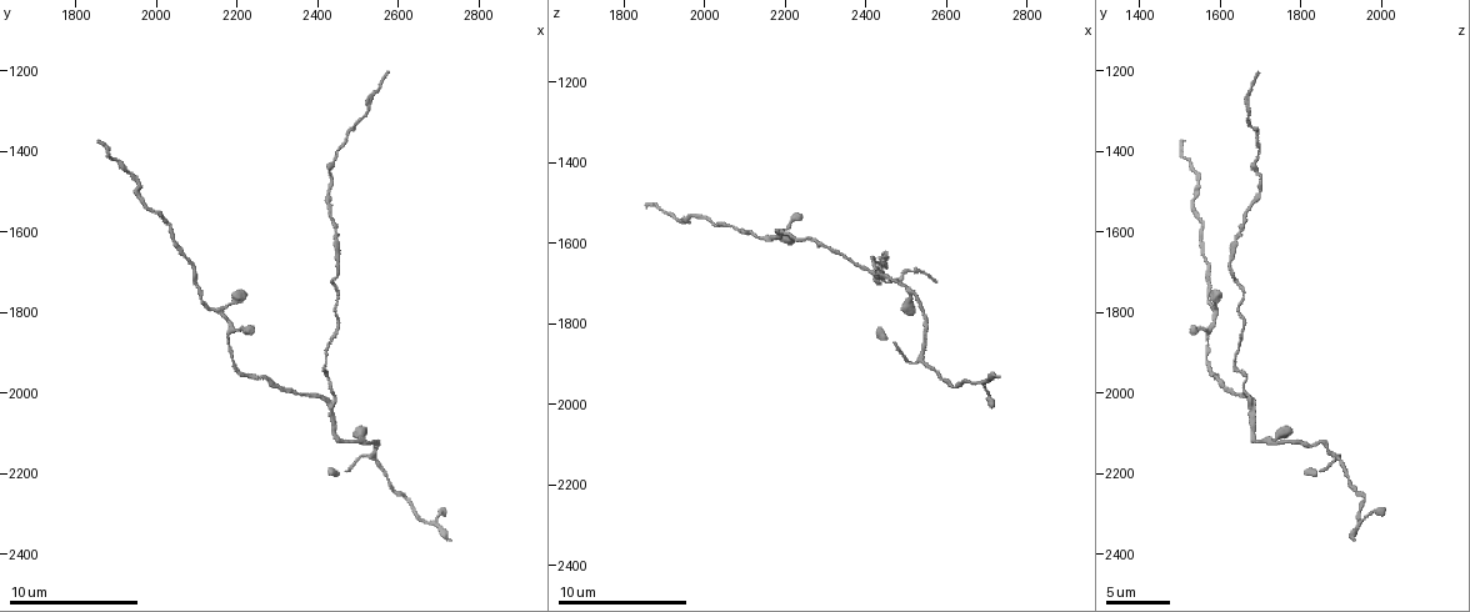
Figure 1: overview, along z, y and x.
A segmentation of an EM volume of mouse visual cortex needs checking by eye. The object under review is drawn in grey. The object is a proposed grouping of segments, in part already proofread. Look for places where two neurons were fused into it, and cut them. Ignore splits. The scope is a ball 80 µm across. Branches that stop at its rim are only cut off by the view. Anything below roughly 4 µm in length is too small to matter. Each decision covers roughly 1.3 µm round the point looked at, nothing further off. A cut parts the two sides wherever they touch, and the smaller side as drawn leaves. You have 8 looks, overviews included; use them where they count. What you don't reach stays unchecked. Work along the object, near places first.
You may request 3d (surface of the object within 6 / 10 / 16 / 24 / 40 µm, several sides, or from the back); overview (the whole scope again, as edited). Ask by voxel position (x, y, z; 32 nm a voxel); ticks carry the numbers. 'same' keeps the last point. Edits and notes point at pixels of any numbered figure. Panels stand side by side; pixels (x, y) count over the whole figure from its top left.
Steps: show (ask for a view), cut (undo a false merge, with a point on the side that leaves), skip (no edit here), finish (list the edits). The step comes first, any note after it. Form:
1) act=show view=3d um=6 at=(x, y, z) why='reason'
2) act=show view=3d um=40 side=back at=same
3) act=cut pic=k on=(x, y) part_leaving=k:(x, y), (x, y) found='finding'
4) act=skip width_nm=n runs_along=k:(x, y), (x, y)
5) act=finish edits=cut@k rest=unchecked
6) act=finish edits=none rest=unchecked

act=show view=3d um=16 at=(2520, 2120, 1740) why='sudden change in width'

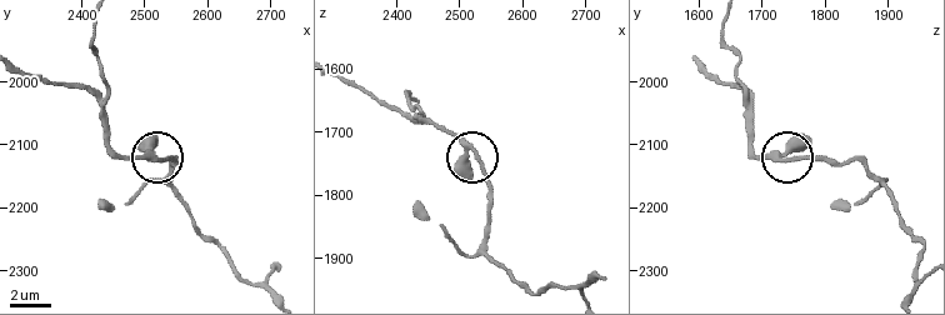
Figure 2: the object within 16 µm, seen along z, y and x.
act=skip arms=3 runs_along=2:(409, 116), (443, 126), (468, 149), (491, 203) found='one neuron here'

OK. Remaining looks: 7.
act=show view=3d um=10 at=(2695, 2320, 1950) why='three arms meet'

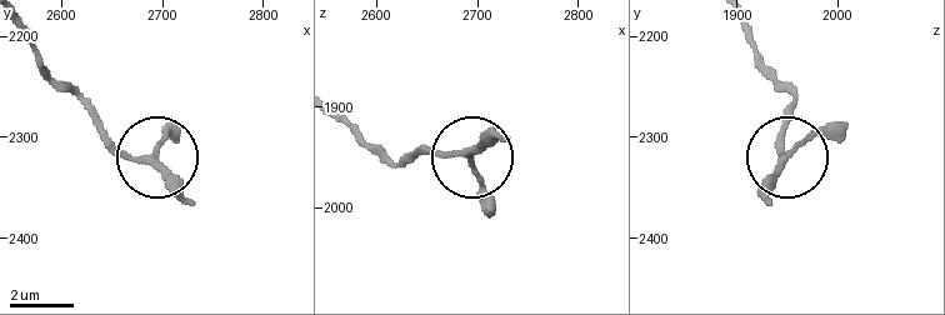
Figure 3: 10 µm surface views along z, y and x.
act=show view=3d um=6 at=(2690, 2320, 1944)

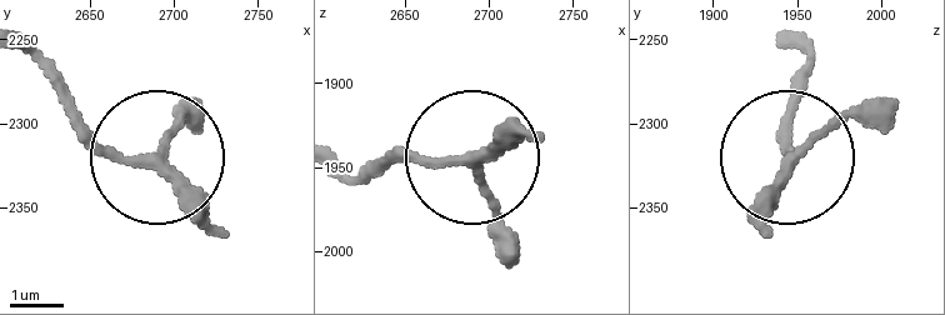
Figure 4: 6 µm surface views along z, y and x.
act=skip arms=3 runs_along=4:(338, 170), (459, 158), (508, 246) found='continuous, no second neuron'

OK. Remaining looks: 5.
act=show view=3d um=6 at=(2445, 2030, 1675) why='side arm on a straight run'

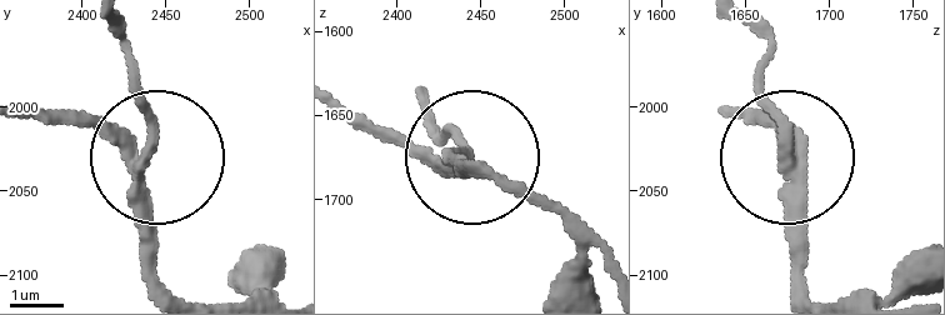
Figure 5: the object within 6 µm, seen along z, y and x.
act=cut pic=5 on=(155, 130) width_nm=220 part_leaving=5:(139, 203), (151, 114), (125, 33) found='two neurons meet here'

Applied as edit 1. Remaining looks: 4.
act=show view=3d um=16 at=(2185, 1855, 1565) why='three arms meet'

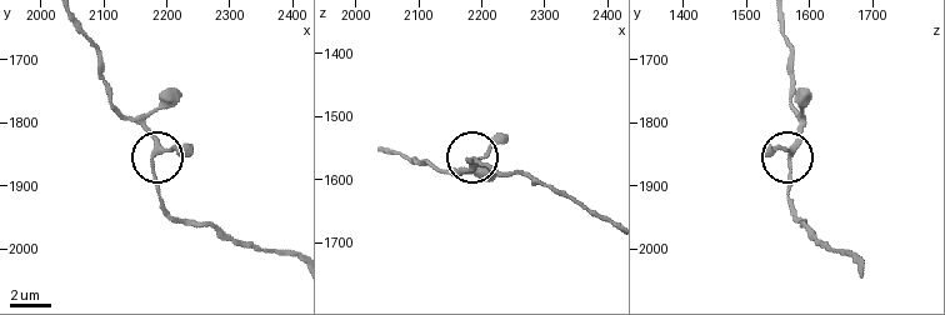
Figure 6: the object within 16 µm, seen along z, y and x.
act=skip runs_along=6:(854, 261), (816, 238), (795, 210), (789, 150), (803, 121) found='all the same neuron'

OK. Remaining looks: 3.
act=finish edits=cut@5 rest=unchecked

